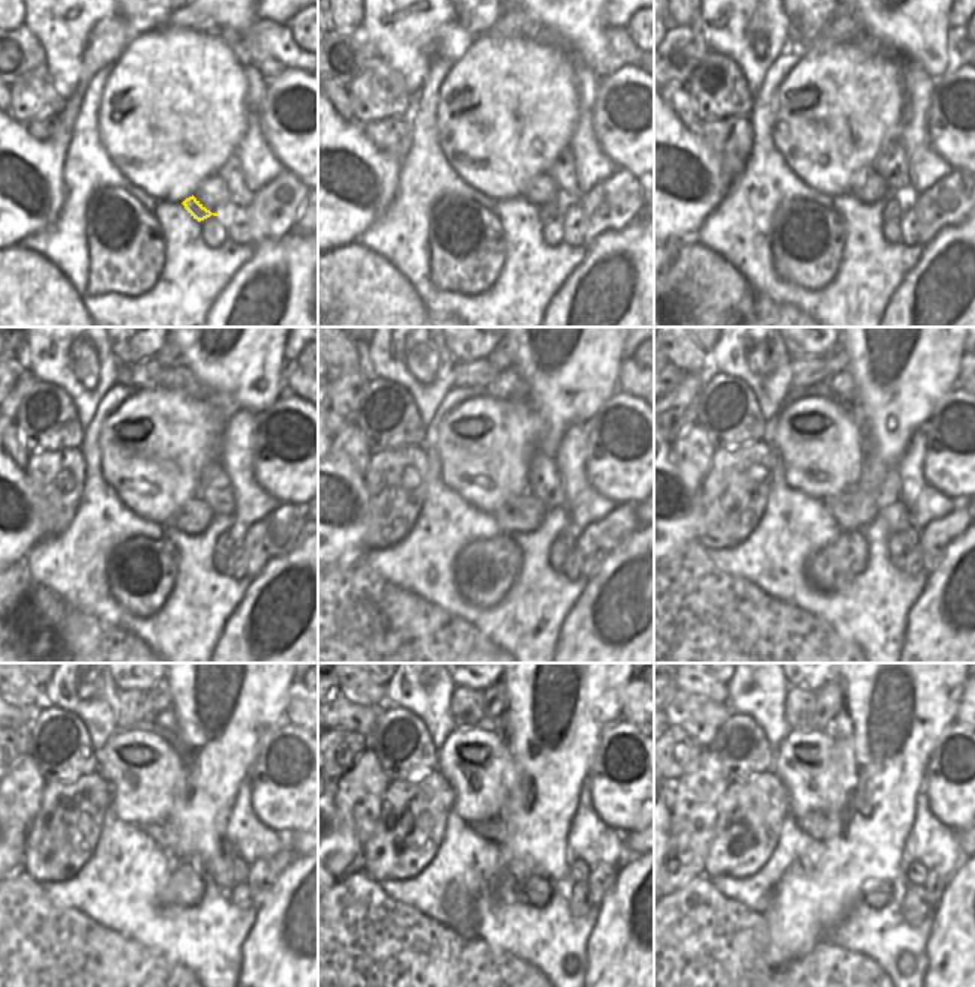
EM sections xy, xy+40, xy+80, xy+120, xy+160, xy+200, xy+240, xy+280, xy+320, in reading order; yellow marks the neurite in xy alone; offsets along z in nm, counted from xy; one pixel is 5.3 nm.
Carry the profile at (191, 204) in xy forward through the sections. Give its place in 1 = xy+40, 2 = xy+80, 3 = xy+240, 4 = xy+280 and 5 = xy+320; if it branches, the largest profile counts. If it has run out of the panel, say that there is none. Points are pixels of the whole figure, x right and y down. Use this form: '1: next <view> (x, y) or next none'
1: next xy+40 (555, 212)
2: next xy+80 (899, 203)
3: next xy+240 (239, 867)
4: next xy+280 (578, 872)
5: next xy+320 (917, 872)

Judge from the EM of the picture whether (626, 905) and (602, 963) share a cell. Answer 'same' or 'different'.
same

